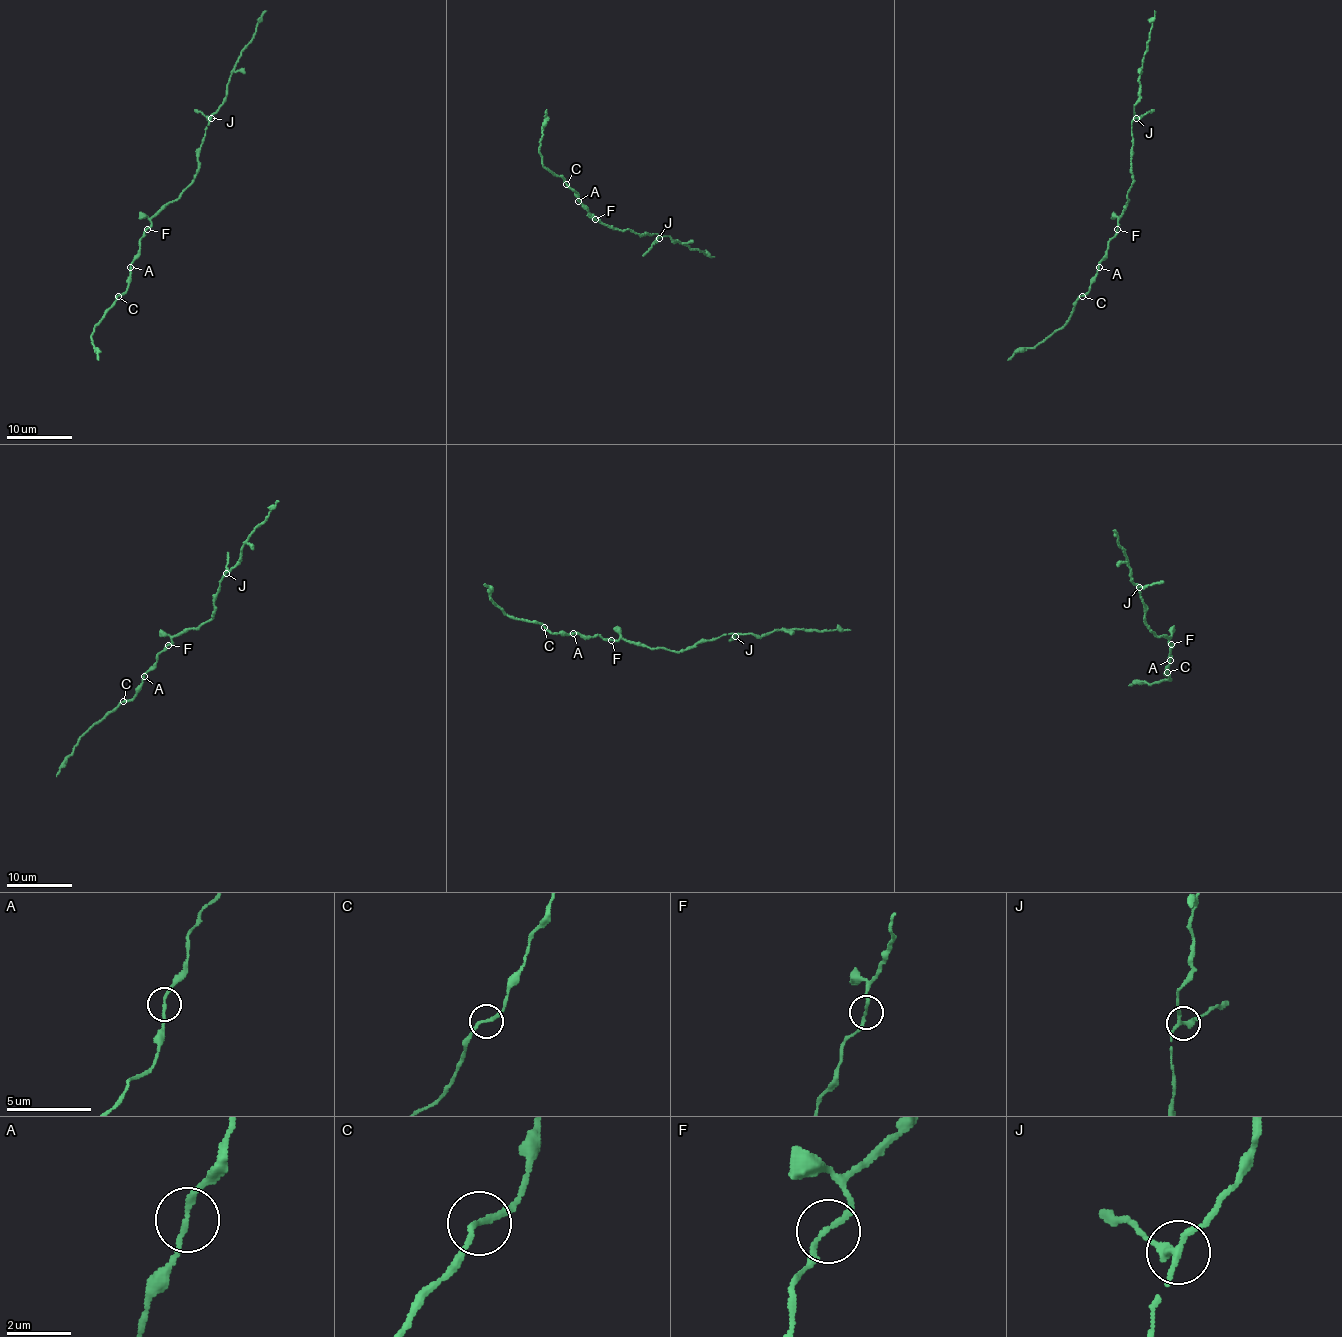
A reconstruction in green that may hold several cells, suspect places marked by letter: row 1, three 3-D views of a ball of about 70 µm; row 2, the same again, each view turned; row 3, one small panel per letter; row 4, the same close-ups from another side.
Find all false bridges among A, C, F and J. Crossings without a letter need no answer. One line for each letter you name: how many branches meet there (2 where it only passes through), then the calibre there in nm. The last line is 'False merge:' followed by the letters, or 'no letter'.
False merge: no letter

